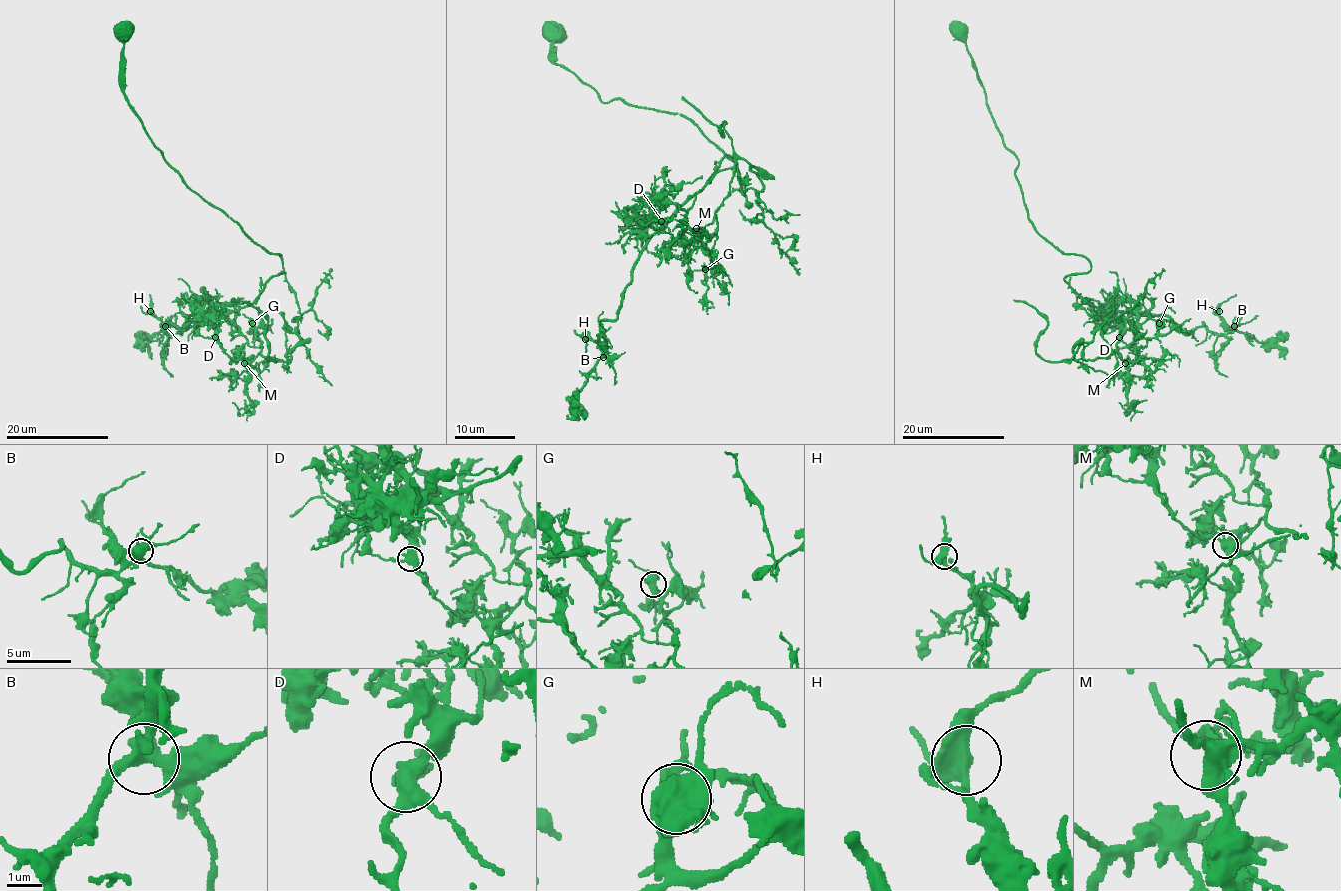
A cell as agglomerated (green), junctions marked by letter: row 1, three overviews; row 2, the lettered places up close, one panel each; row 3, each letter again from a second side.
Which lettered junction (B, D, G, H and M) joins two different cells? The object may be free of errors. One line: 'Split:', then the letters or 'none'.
Split: D

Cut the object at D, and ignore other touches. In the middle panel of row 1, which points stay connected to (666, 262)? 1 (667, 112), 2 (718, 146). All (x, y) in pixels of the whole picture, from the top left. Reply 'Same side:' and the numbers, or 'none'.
Same side: none

